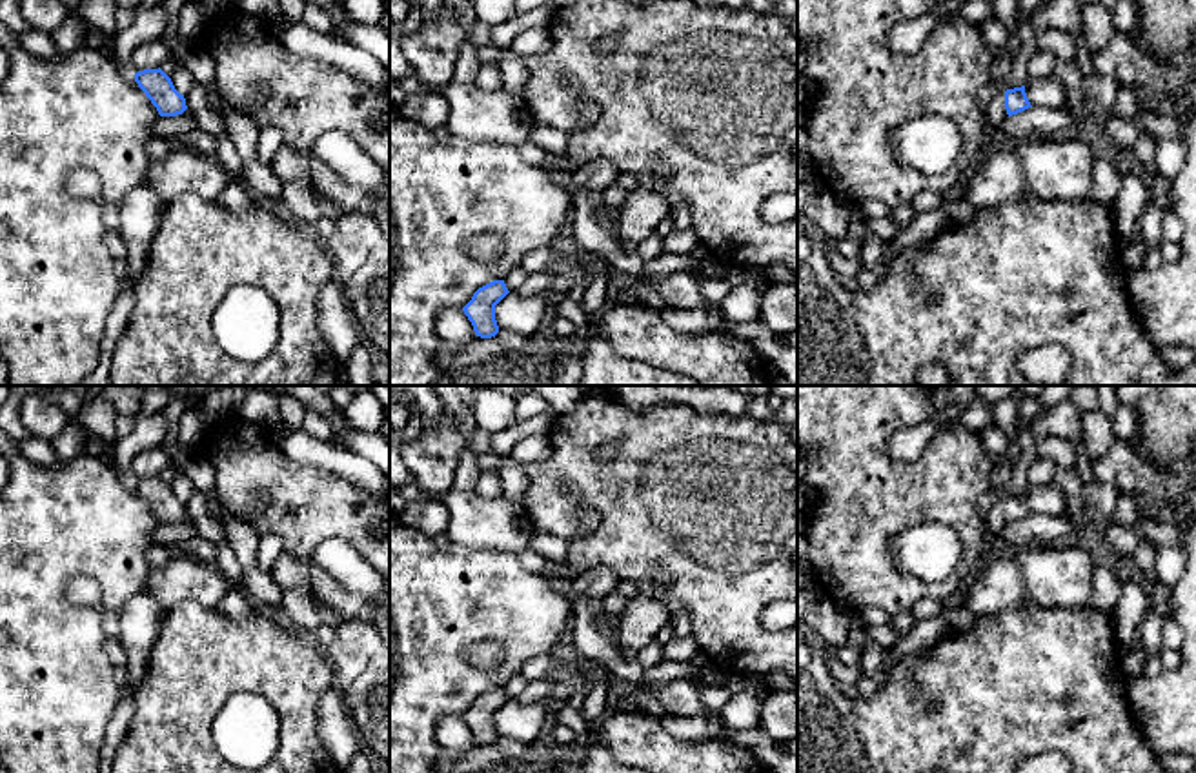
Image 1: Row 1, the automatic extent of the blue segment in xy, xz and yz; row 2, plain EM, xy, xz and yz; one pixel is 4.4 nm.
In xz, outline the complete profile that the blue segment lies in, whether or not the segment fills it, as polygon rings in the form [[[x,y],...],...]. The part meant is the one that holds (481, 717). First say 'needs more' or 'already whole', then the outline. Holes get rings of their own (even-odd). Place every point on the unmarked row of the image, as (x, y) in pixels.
already whole | [[[493,688],[479,695],[471,708],[462,715],[464,722],[481,746],[492,746],[499,740],[495,713],[508,702],[504,688]]]

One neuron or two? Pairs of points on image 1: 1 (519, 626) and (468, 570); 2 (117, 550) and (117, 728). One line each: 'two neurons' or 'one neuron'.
1: one neuron
2: two neurons

